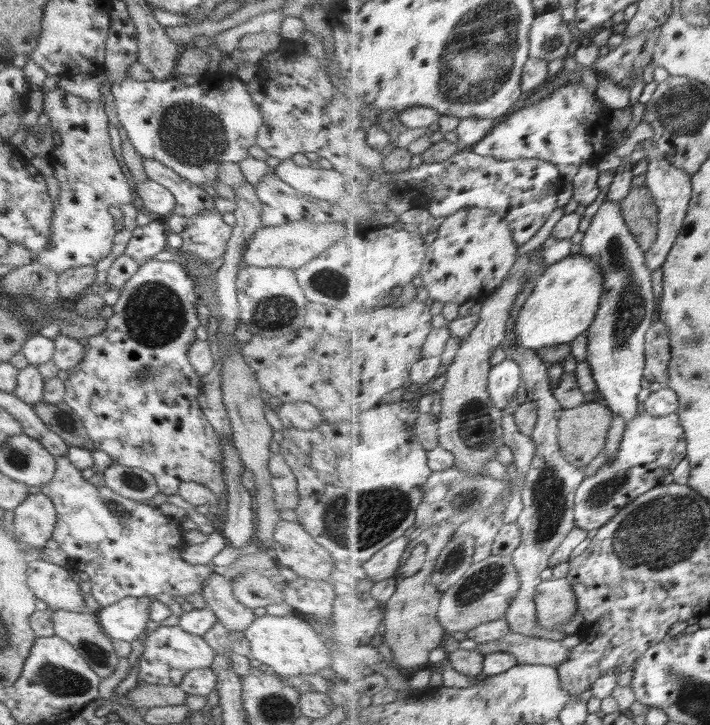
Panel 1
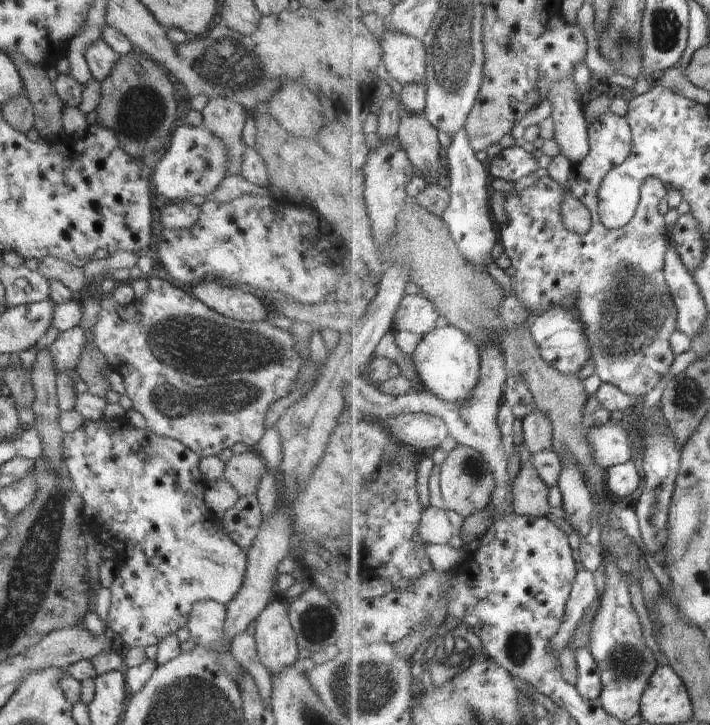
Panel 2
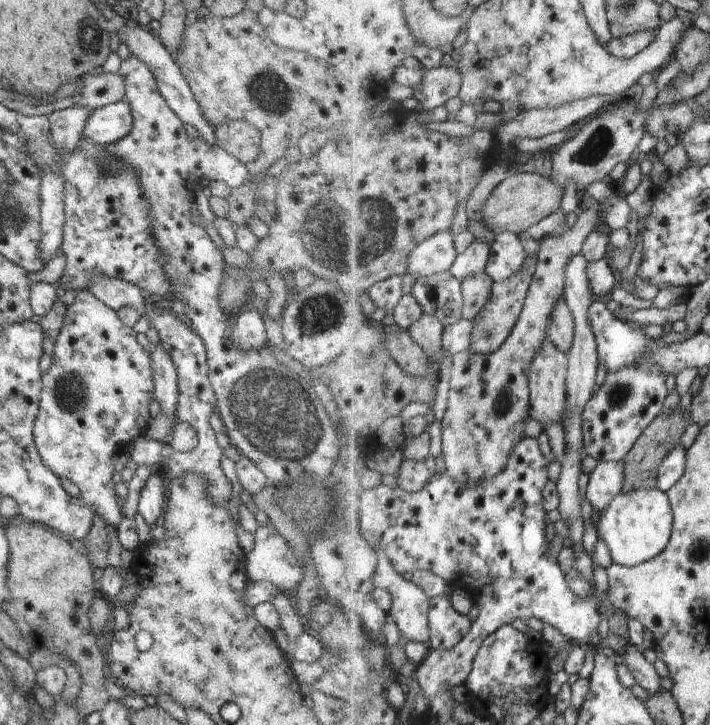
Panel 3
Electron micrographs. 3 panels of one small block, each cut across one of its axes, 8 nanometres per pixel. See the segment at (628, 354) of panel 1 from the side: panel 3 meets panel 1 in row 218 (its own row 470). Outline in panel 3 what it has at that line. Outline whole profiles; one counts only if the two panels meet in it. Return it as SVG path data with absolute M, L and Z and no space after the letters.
M602 461L590 474L586 497L599 512L606 510L624 491L626 461Z

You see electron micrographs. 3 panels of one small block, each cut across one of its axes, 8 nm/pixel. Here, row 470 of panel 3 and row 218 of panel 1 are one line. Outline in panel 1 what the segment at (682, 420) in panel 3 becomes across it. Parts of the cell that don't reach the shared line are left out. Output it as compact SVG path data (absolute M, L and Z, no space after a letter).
M647 185L633 188L629 197L621 204L623 215L630 230L637 235L638 242L647 251L652 248L658 238L658 210L657 198Z

